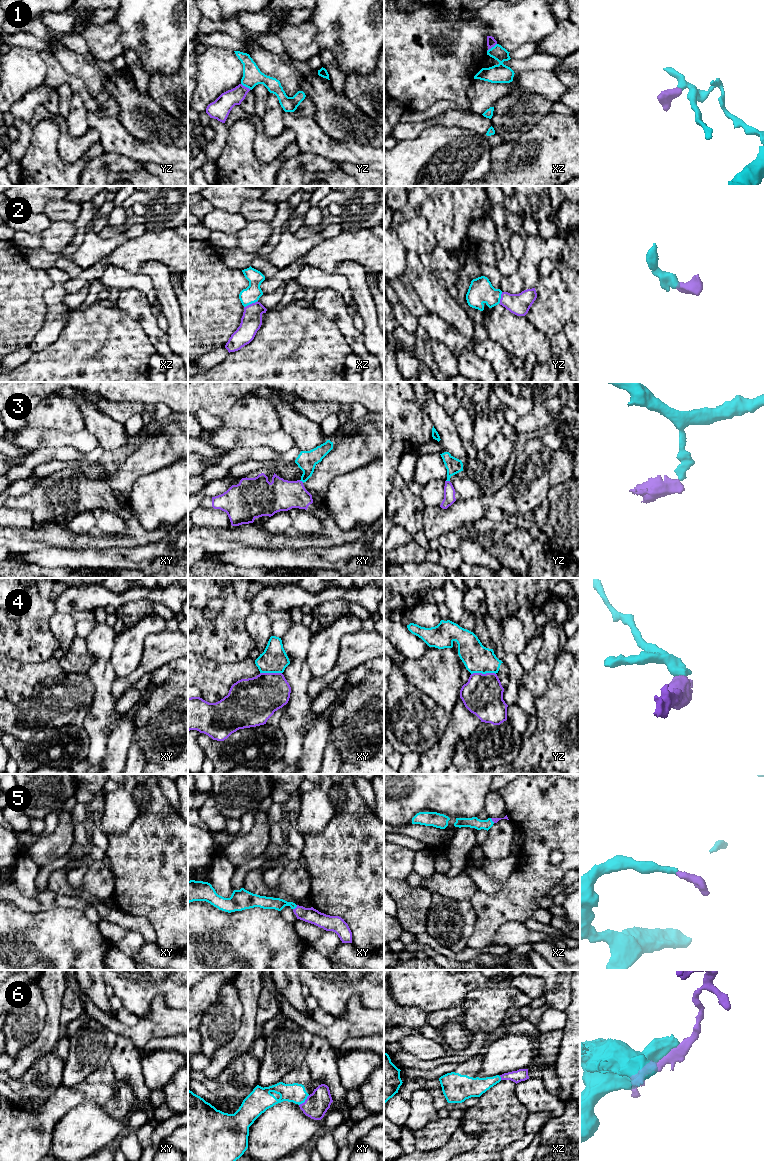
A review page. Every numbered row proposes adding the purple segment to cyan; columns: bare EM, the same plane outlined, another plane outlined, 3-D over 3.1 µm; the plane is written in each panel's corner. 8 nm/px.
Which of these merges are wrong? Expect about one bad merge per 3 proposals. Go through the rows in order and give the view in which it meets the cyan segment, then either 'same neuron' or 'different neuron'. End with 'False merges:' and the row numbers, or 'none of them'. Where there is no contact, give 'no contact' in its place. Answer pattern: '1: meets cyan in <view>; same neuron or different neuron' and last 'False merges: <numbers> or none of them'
1: meets cyan in yz; same neuron
2: meets cyan in xz; same neuron
3: meets cyan in xy; different neuron
4: meets cyan in yz; different neuron
5: meets cyan in xy; same neuron
6: meets cyan in xy; different neuron
False merges: 3, 4, 6

